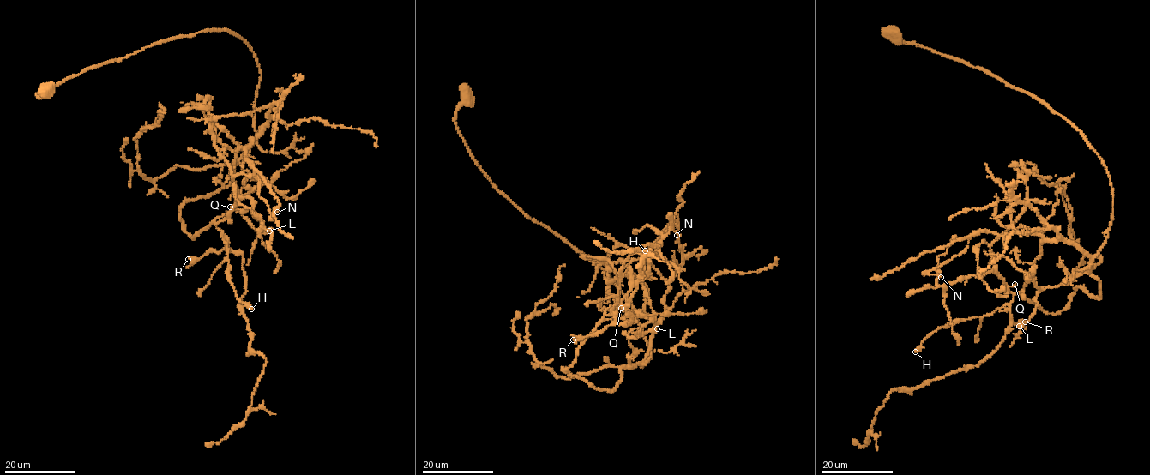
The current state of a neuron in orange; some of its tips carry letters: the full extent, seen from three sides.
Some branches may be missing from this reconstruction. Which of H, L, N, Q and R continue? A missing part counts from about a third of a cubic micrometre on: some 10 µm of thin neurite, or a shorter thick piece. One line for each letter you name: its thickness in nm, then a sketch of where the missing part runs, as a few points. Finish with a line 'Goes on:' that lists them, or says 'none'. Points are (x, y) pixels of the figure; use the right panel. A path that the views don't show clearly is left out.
H: Thickness 360 nm
R: Thickness 320 nm
Goes on: H, R

